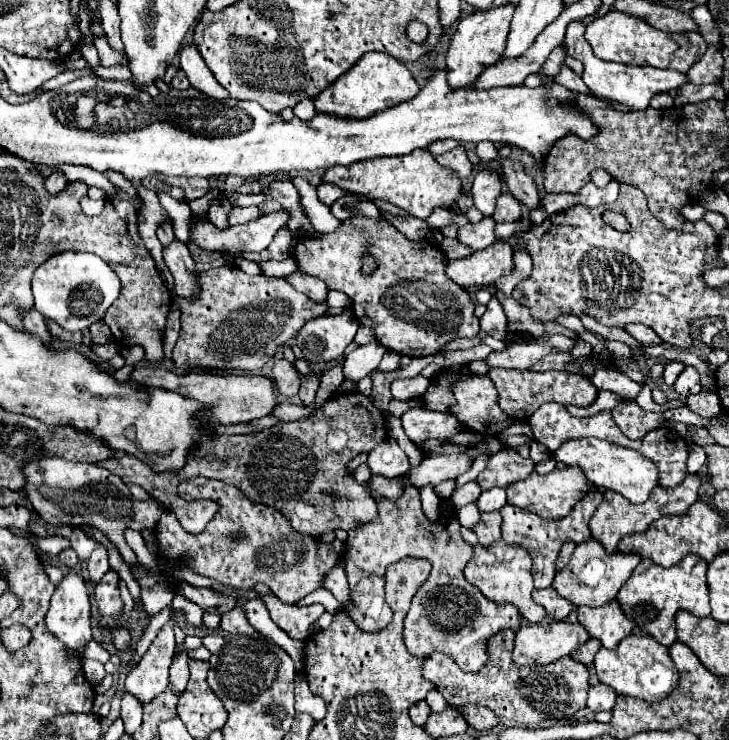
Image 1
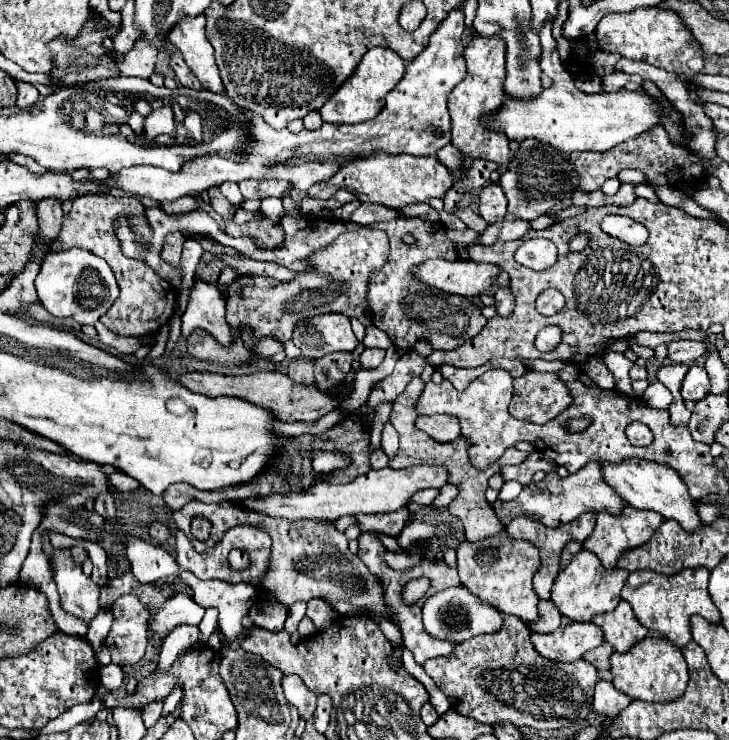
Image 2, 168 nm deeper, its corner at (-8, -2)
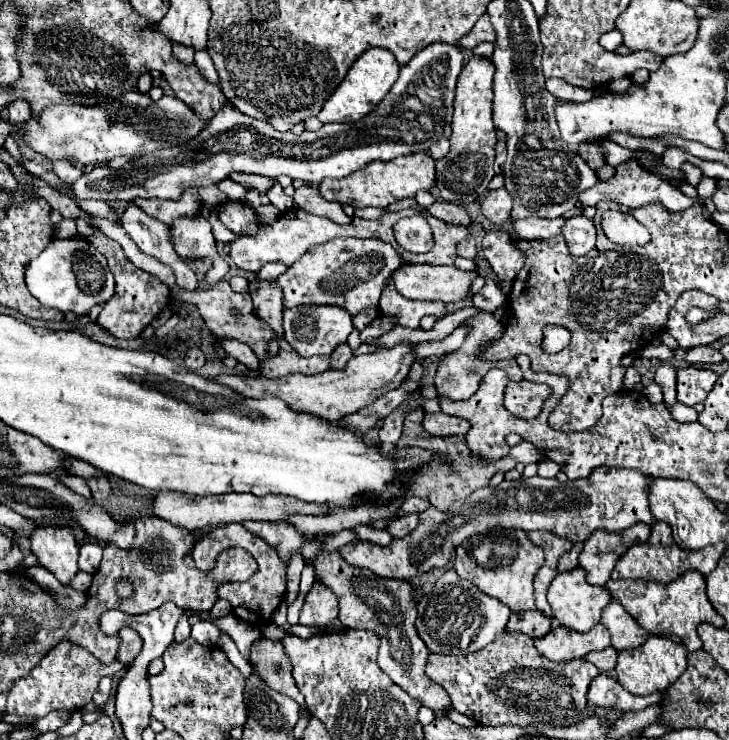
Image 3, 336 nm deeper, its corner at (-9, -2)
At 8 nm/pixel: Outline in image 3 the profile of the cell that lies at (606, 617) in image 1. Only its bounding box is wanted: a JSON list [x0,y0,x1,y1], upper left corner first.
[600,602,650,652]

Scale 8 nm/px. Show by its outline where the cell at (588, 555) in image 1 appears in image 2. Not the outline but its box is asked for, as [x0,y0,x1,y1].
[551,550,629,622]

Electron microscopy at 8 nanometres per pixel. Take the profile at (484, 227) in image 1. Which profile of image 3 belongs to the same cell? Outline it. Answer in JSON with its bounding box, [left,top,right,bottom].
[514,218,566,240]

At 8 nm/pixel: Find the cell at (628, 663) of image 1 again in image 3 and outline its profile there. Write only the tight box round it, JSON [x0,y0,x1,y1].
[616,636,688,696]

